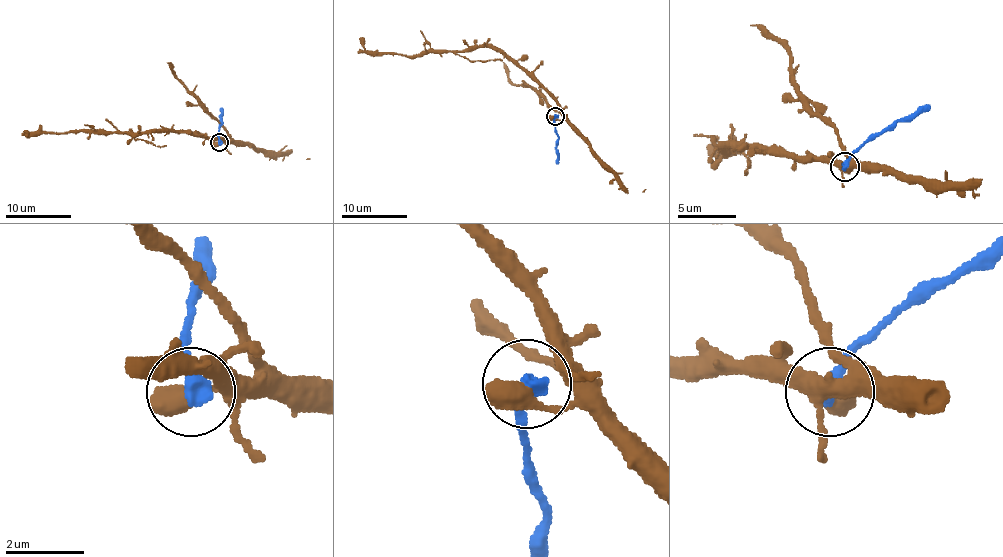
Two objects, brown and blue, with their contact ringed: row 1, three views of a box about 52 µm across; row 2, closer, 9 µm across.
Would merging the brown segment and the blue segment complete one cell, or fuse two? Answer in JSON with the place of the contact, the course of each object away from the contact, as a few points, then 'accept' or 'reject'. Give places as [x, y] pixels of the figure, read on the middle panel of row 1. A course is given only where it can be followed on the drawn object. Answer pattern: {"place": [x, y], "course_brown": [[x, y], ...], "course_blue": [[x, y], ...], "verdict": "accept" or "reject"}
{"place": [555, 116], "course_brown": [[555, 116], [563, 118], [558, 104], [497, 50], [375, 53], [360, 37]], "course_blue": [[555, 116], [558, 164]], "verdict": "reject"}

